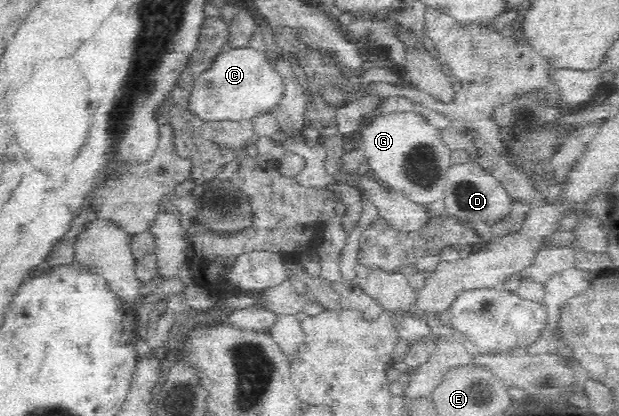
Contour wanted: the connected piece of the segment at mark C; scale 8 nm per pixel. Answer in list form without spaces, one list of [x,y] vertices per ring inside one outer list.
[[[250,46],[221,52],[209,68],[197,78],[189,100],[189,108],[204,121],[243,120],[269,111],[283,96],[283,79],[277,74],[267,51]]]

